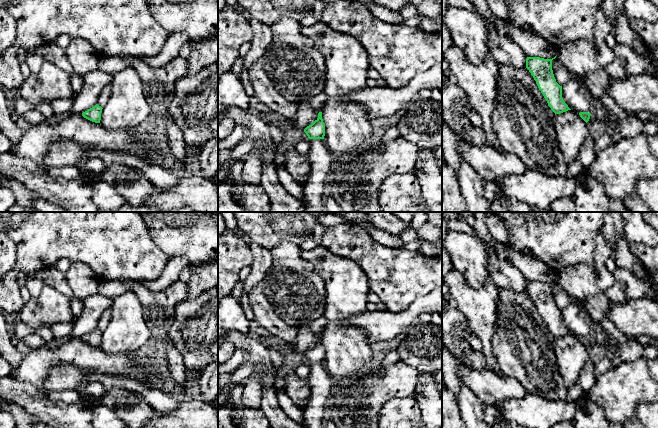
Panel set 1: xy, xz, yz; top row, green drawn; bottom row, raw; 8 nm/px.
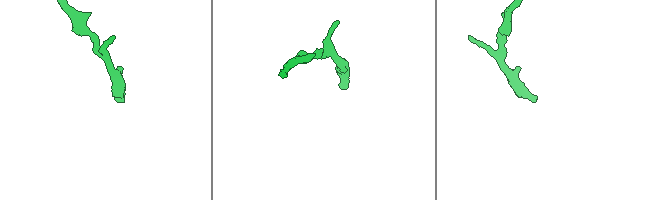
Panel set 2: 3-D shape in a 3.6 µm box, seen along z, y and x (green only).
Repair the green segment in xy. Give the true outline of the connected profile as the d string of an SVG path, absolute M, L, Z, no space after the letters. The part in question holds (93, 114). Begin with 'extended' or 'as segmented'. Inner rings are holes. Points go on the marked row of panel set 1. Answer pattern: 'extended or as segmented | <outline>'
as segmented | M96 104L94 107L82 113L82 116L92 122L100 123L102 107Z

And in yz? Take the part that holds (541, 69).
as segmented | M556 56L552 59L544 59L540 57L527 57L526 59L526 68L529 70L531 75L533 76L536 84L546 99L548 106L555 114L560 114L571 110L568 105L564 102L562 98L562 86L560 86L554 77L552 70L552 60L555 59Z

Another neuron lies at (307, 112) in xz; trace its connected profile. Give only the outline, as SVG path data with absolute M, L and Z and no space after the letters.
M322 92L311 99L297 103L297 113L294 120L285 119L284 123L293 128L304 130L318 118L327 102L327 96Z

